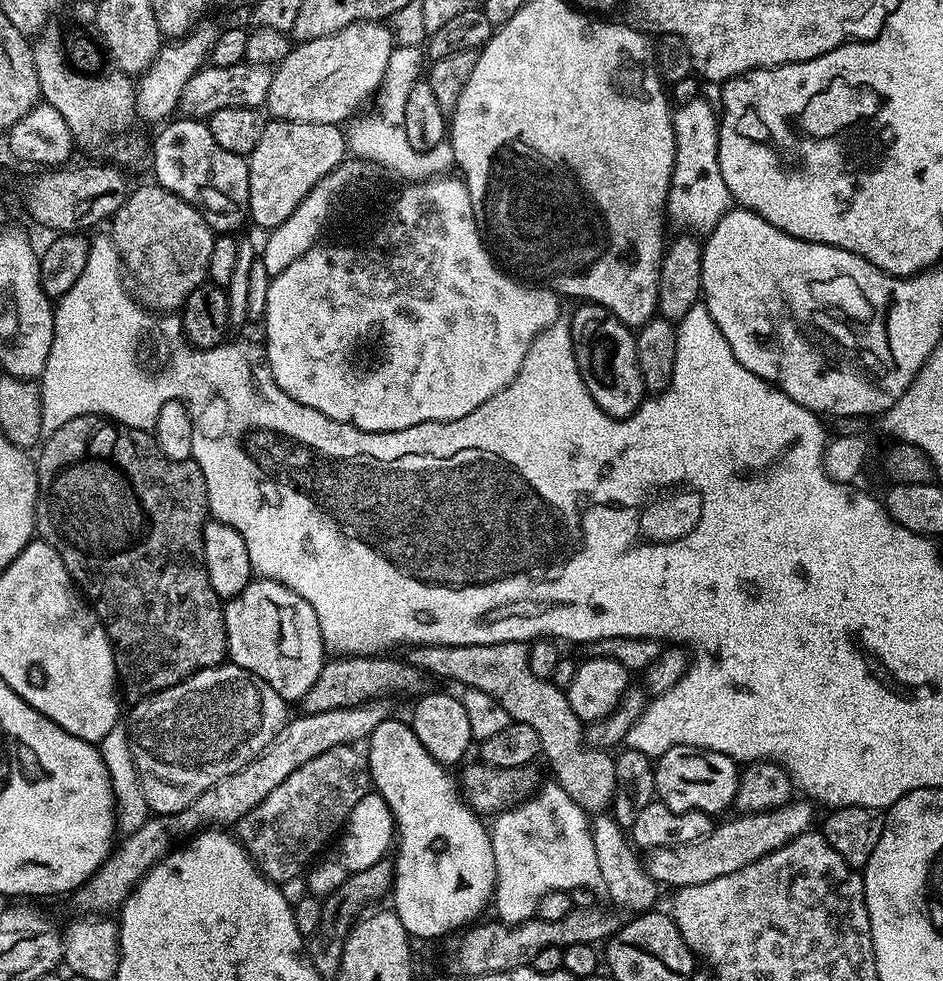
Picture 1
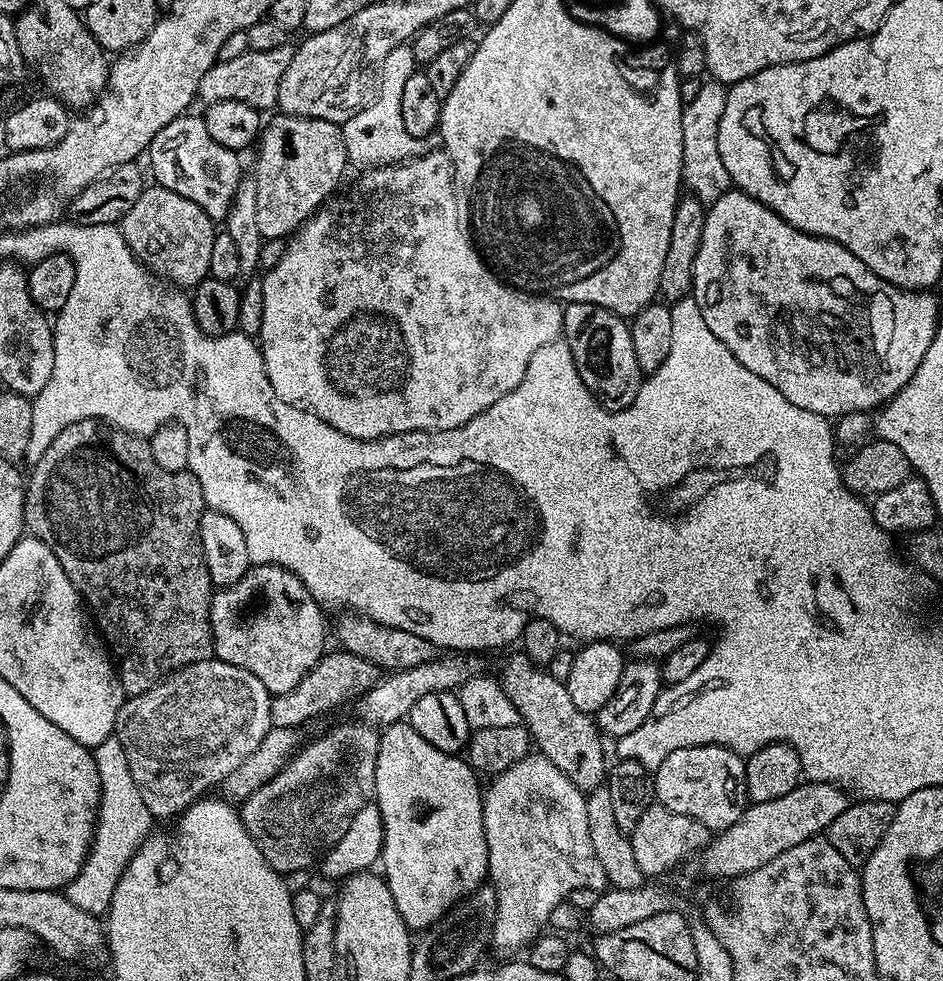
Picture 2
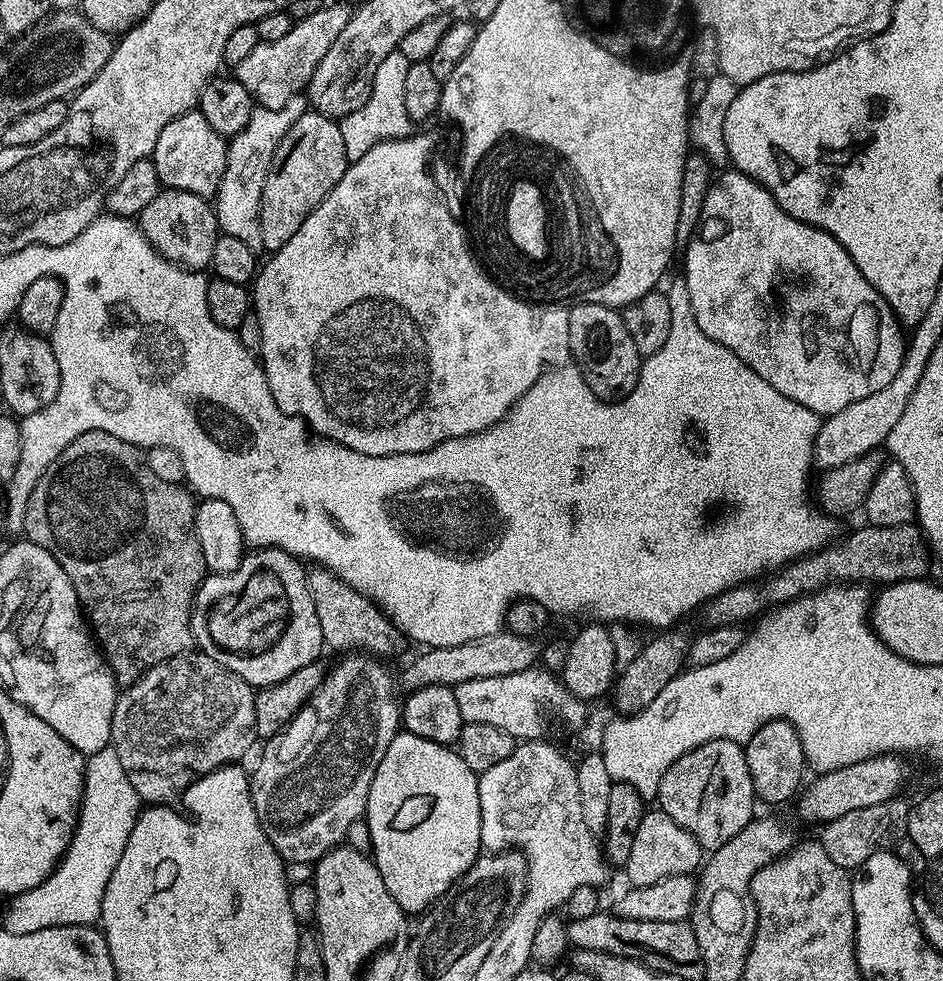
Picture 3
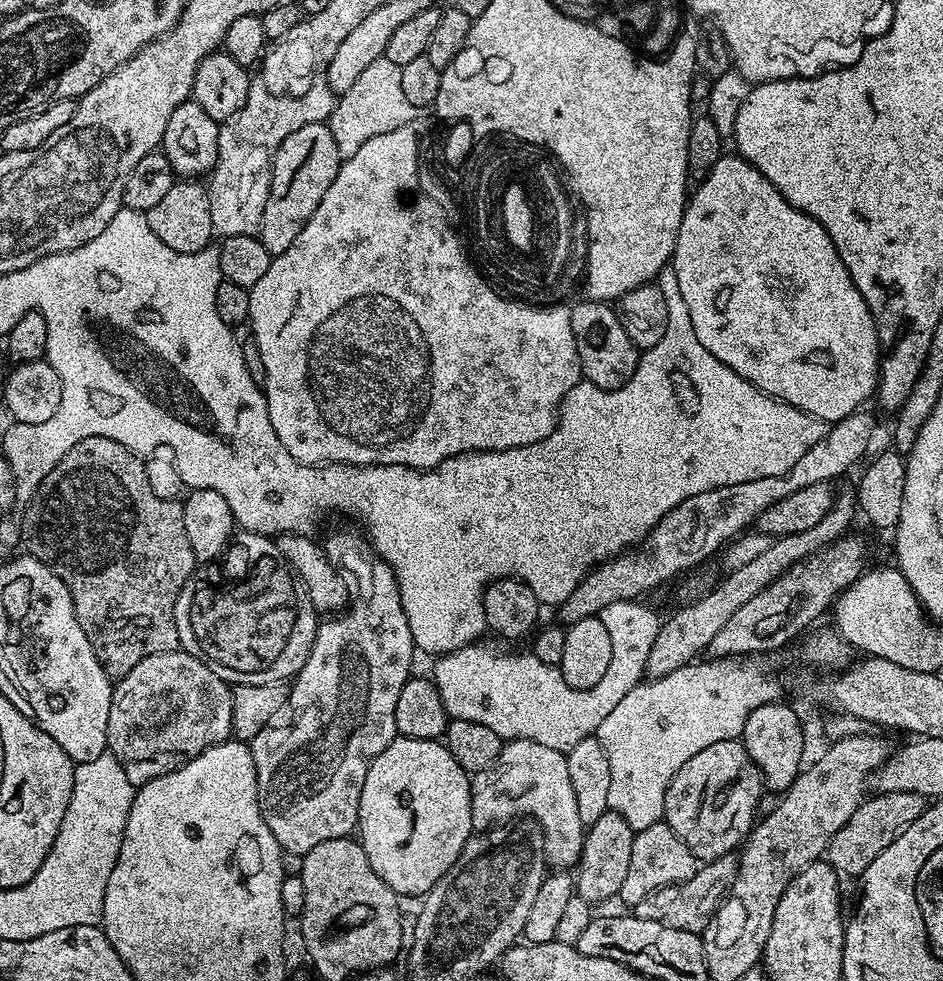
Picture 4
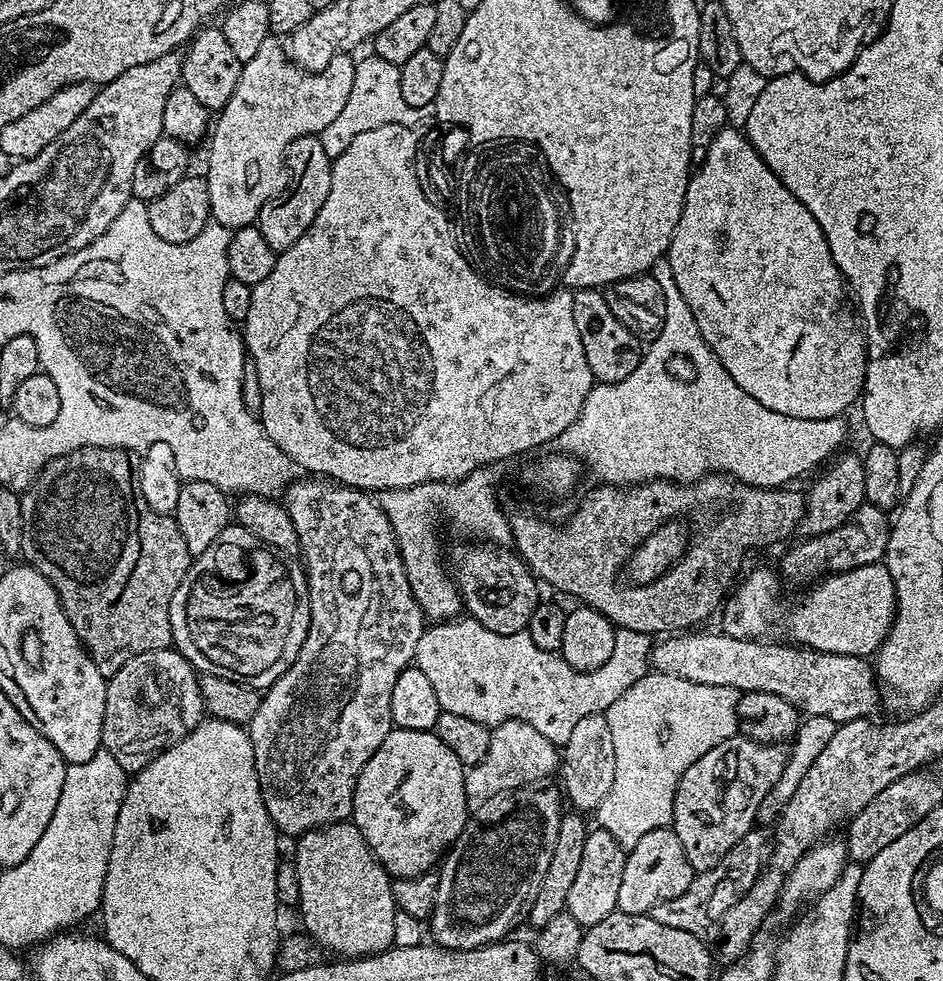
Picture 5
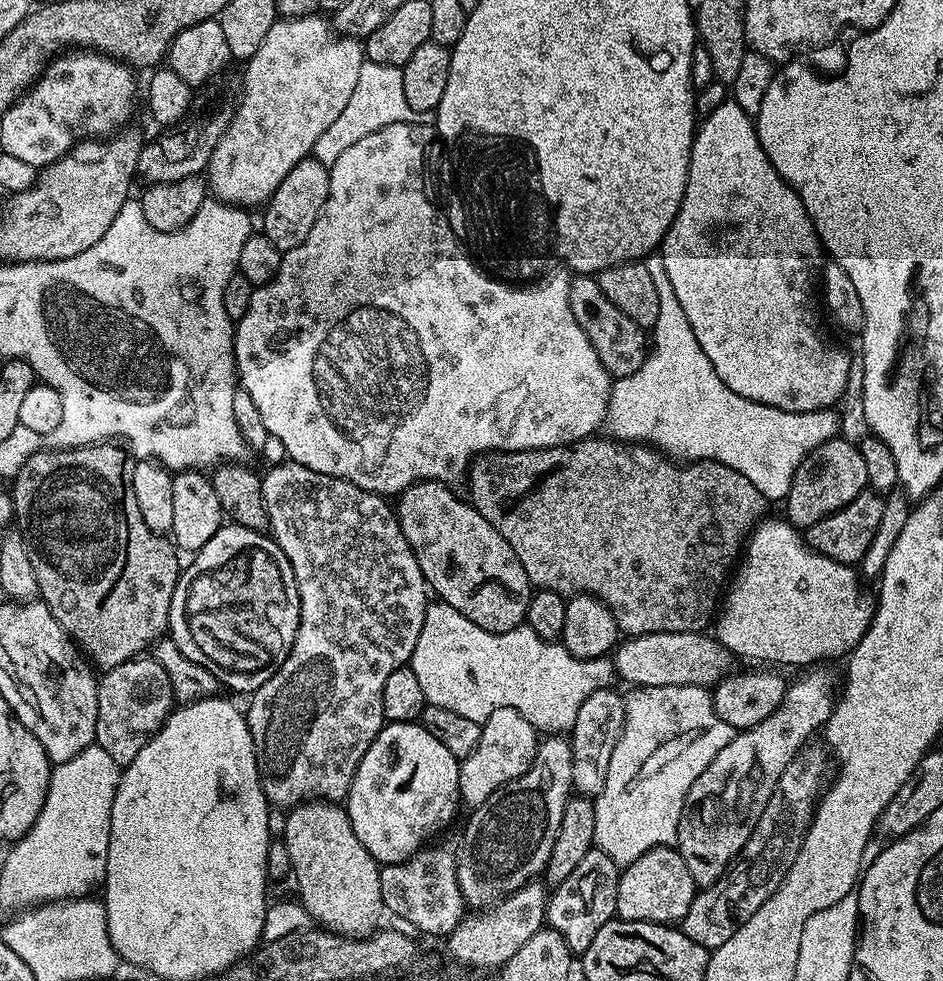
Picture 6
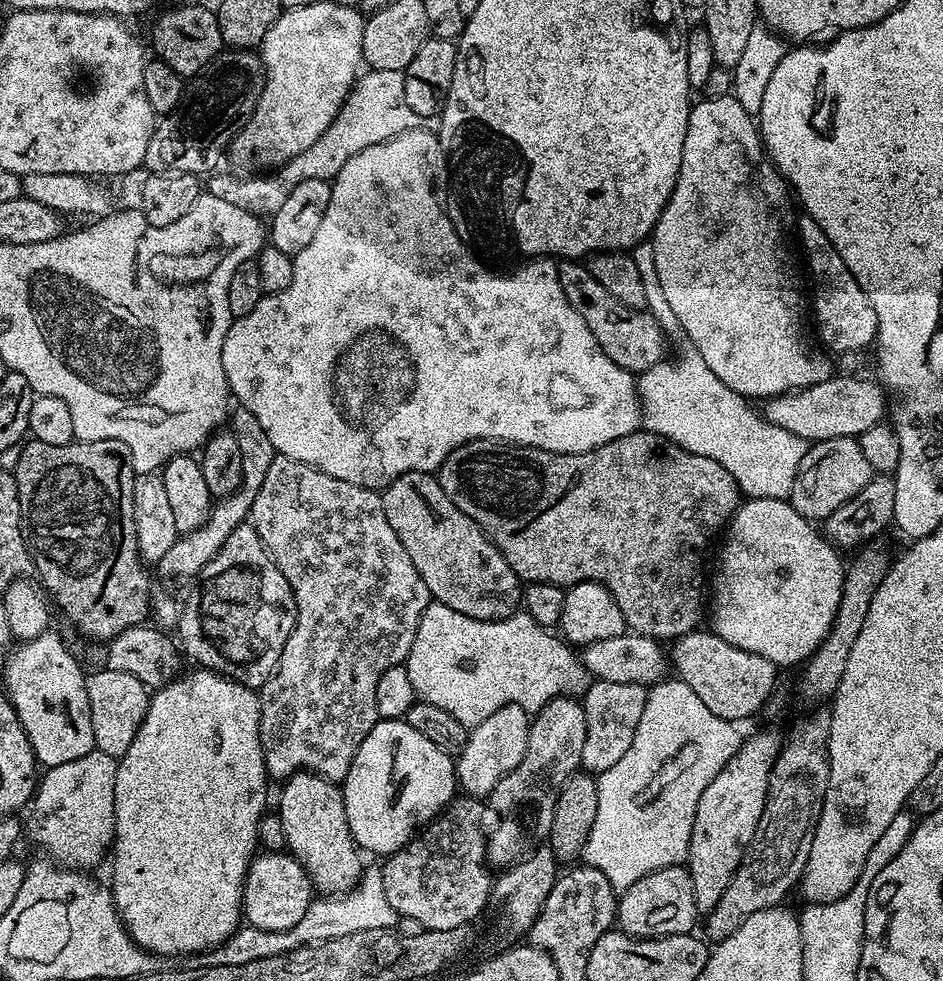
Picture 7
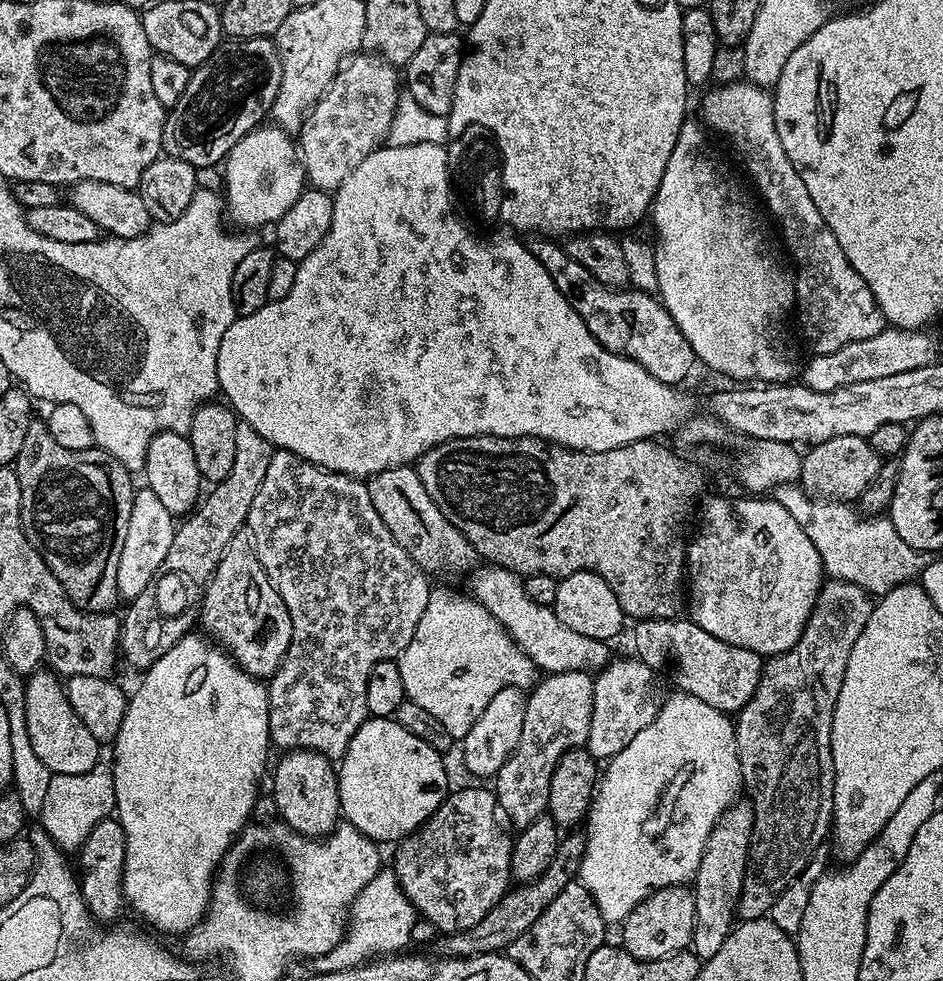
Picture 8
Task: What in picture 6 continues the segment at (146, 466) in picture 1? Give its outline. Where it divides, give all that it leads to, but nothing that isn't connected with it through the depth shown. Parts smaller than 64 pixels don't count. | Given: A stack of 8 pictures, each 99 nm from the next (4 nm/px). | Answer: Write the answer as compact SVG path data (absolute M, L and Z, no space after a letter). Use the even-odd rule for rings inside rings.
M101 442L87 444L81 448L43 451L36 453L33 451L22 466L22 470L18 470L18 474L10 484L14 516L18 524L20 520L21 525L19 524L19 527L24 533L24 545L30 554L30 566L34 566L34 578L38 578L39 599L44 601L45 606L50 610L50 614L54 614L56 621L72 637L81 653L97 669L107 670L114 666L122 666L122 662L137 659L141 654L147 653L156 641L165 639L168 632L170 602L174 598L176 581L180 579L182 571L181 553L167 535L150 530L150 526L146 526L146 522L142 522L142 514L138 511L138 501L134 499L134 486L132 485L134 460L129 449L123 443Z

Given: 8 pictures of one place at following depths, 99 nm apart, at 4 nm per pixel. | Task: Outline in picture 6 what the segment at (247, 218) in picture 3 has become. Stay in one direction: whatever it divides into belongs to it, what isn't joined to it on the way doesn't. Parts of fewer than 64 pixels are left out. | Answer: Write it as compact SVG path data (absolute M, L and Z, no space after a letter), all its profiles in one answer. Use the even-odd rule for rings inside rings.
M320 14L293 20L277 18L262 46L258 46L258 54L246 62L248 69L242 72L240 104L206 169L206 180L215 199L237 206L263 205L278 190L282 178L286 178L298 162L309 159L314 142L318 142L323 132L338 119L338 114L342 114L366 59L364 46L357 37L337 32L323 18Z

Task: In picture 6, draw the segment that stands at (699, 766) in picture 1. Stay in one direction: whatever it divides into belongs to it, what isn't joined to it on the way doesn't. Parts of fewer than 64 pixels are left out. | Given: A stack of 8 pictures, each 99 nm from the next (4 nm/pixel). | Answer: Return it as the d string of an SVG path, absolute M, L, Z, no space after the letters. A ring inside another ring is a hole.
M812 666L804 672L796 681L789 683L784 689L784 697L778 706L778 710L774 710L774 714L770 714L770 718L766 718L766 722L758 722L758 726L753 728L745 728L737 731L731 742L726 746L722 746L722 750L718 750L718 754L714 754L714 762L710 762L710 766L706 766L706 770L702 770L702 774L698 774L698 782L694 782L694 786L690 786L690 790L686 794L686 802L682 810L682 818L678 826L678 834L676 835L675 847L678 849L680 857L686 862L686 870L690 870L690 878L694 878L694 882L700 888L708 888L718 879L723 872L728 871L733 860L739 856L742 846L746 846L746 842L750 838L750 834L754 830L754 826L758 822L758 818L762 814L762 810L766 806L766 802L770 802L770 794L774 794L774 786L778 786L778 778L782 778L782 770L786 770L786 766L792 759L799 754L801 748L809 743L808 740L816 732L816 727L827 725L830 714L834 707L834 692L832 696L832 672L828 666Z

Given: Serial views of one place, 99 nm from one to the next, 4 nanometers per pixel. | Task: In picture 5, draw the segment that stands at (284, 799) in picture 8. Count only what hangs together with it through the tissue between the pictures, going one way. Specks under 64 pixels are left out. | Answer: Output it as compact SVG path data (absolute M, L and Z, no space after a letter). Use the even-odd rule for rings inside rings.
M351 822L325 824L322 828L312 828L296 841L296 859L298 870L298 890L300 903L298 913L304 919L303 931L321 949L329 948L340 958L359 958L373 956L393 947L396 936L396 916L398 909L392 893L392 880L388 871L362 838L358 826Z

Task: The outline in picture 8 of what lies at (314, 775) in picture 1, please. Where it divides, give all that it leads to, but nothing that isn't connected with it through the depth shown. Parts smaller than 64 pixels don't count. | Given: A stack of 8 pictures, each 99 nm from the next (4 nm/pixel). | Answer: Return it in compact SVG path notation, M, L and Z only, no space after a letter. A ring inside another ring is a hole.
M273 451L270 467L266 469L266 478L254 498L254 506L250 506L248 523L246 525L252 533L252 541L258 554L258 562L262 562L262 570L270 578L270 582L278 590L282 602L286 602L290 622L292 623L292 641L286 650L283 662L278 670L267 681L268 690L268 738L280 750L295 750L308 748L311 752L320 752L329 760L336 762L346 754L346 746L350 746L350 738L358 734L358 726L369 719L366 706L366 682L370 678L370 670L383 660L396 660L400 653L410 646L410 638L414 638L414 630L418 626L418 618L422 618L422 610L426 610L428 593L430 591L429 577L424 571L398 546L398 542L386 530L386 522L378 518L378 510L374 510L374 502L370 502L368 485L363 479L354 476L343 476L337 472L328 472L325 468L318 468L308 460L303 460L293 452Z

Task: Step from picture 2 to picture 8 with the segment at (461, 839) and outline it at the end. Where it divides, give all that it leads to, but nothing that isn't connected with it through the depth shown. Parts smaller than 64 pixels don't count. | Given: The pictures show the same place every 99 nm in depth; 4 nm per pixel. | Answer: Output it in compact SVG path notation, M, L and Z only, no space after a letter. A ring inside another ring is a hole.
M374 716L365 720L362 726L358 726L358 734L350 738L346 754L338 761L343 819L374 841L403 840L431 818L450 791L448 772L442 765L436 764L439 760L442 760L442 754L437 748L422 742L422 738L414 738L410 730L402 730L395 718Z

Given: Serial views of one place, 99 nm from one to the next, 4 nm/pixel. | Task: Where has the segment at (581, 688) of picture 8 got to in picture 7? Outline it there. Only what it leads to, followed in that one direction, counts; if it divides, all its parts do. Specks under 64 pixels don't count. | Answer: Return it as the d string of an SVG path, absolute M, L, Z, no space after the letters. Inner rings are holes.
M559 696L535 713L528 726L528 745L522 762L494 786L490 797L497 820L486 836L486 860L493 869L511 868L547 841L554 822L556 793L580 768L584 743L586 714L579 699Z

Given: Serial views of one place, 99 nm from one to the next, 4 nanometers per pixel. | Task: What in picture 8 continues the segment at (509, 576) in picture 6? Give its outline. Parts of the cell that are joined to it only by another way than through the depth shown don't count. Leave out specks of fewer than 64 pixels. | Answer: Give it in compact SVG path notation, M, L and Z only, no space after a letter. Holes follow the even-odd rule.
M403 464L390 470L382 470L378 475L367 481L370 502L374 502L374 510L378 510L378 518L386 522L386 530L410 554L410 558L426 574L432 572L444 572L447 568L468 568L471 569L477 563L478 557L474 546L438 510L434 498L422 486L422 478L418 478L415 467Z

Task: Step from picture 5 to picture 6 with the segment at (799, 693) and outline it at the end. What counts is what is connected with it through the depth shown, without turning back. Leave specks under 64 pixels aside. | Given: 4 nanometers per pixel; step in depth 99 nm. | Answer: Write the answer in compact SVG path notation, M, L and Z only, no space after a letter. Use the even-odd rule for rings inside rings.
M704 632L646 634L625 639L614 652L614 672L628 686L715 686L733 671L734 657L719 640Z

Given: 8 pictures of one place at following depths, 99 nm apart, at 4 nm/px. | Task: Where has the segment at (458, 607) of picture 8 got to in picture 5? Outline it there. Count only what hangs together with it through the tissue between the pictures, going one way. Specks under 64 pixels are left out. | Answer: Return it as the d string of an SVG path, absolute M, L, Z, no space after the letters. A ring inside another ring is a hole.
M453 618L425 627L422 638L418 638L414 664L422 670L422 674L426 674L426 678L430 678L443 711L462 714L462 718L474 718L474 722L489 726L507 720L521 720L534 726L538 734L550 738L552 744L563 746L566 738L570 738L574 726L582 722L582 718L595 712L607 713L611 704L618 702L618 698L622 698L622 694L626 694L626 690L630 690L634 682L648 675L653 647L654 640L649 633L616 628L614 654L610 654L610 658L606 658L606 662L602 662L598 670L579 672L571 668L563 656L538 650L538 646L530 642L527 631L503 636L486 630L486 626L474 619Z

